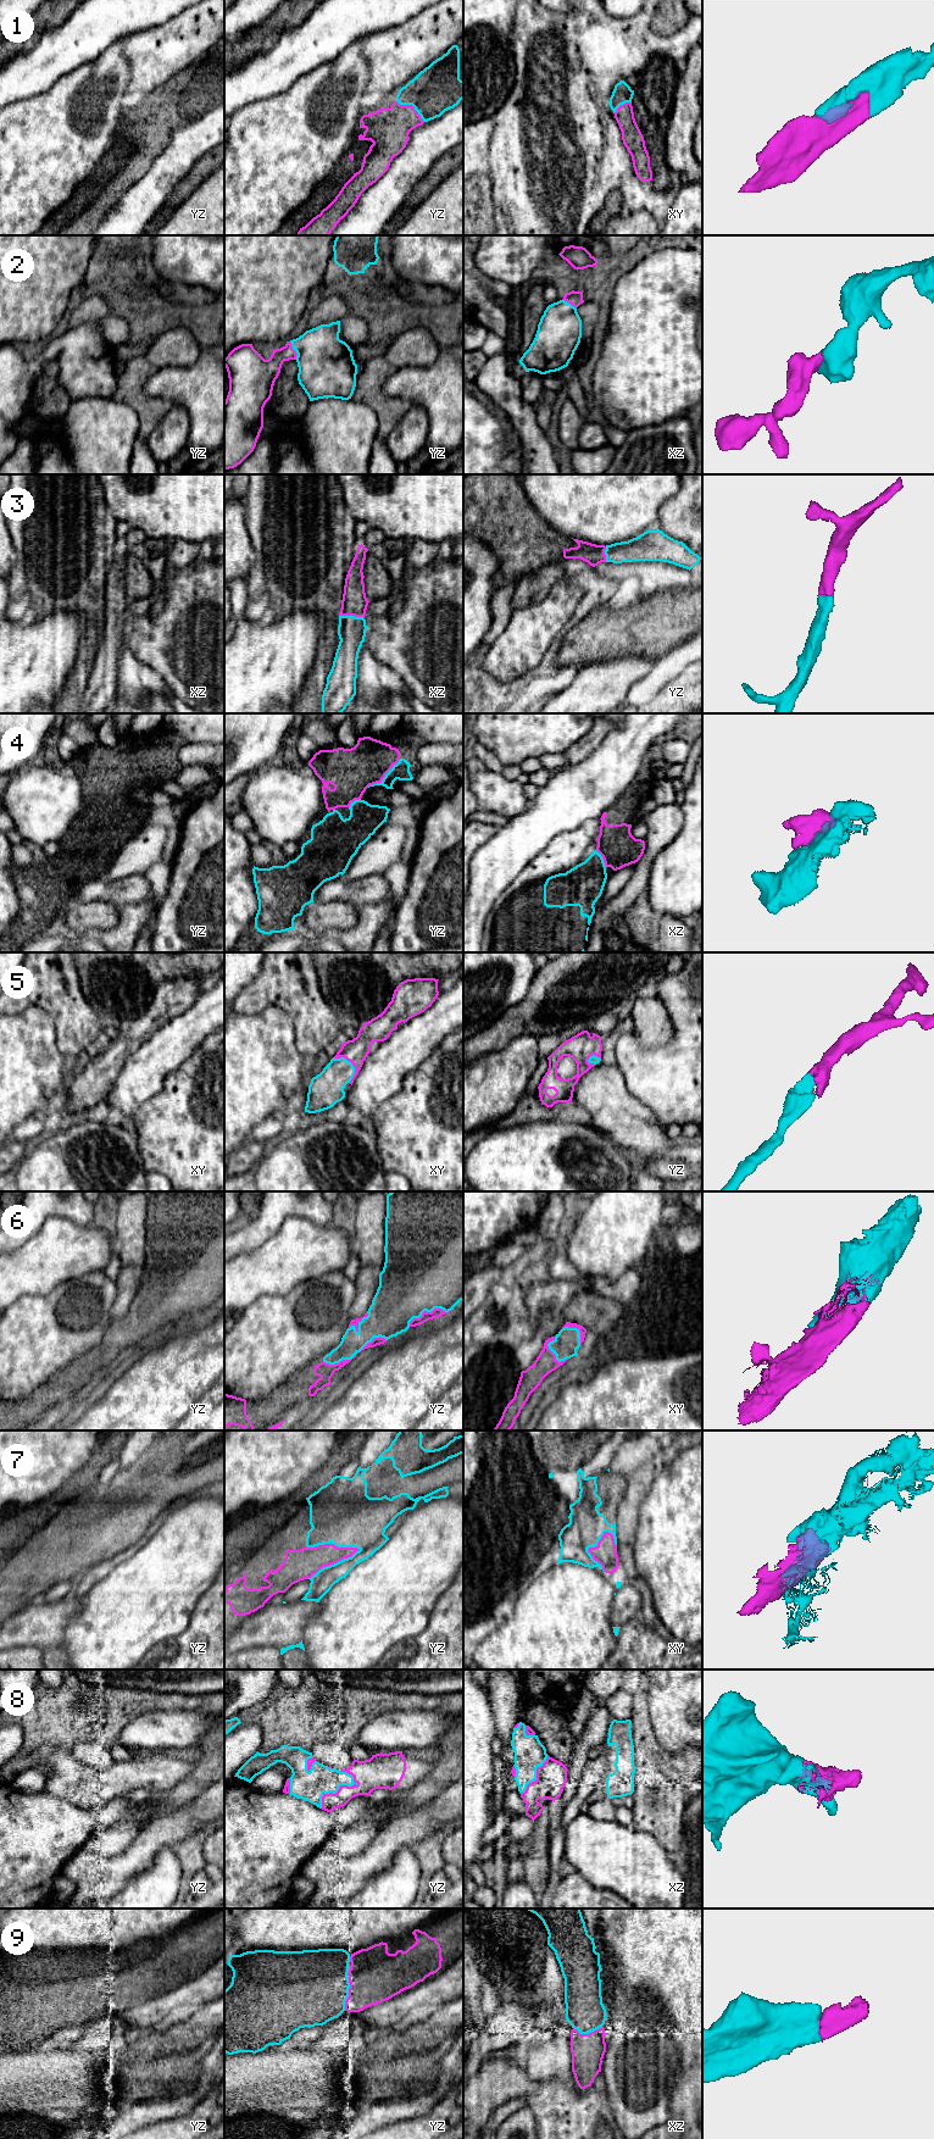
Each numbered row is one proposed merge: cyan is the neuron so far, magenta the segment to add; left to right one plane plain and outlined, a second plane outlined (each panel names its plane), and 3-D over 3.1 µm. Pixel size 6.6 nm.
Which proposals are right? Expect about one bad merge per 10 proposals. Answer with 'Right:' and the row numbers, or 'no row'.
Right: 1, 2, 3, 4, 5, 6, 7, 8, 9

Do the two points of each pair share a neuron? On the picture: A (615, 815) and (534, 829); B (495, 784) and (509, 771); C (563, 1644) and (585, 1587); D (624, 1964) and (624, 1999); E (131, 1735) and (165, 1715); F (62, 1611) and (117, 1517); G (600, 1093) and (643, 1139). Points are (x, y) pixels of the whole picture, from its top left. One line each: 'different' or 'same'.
A: different
B: different
C: same
D: different
E: same
F: different
G: same

